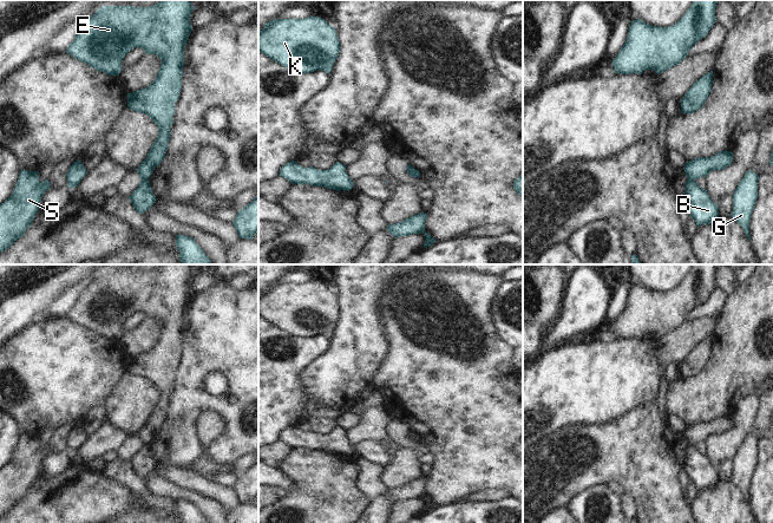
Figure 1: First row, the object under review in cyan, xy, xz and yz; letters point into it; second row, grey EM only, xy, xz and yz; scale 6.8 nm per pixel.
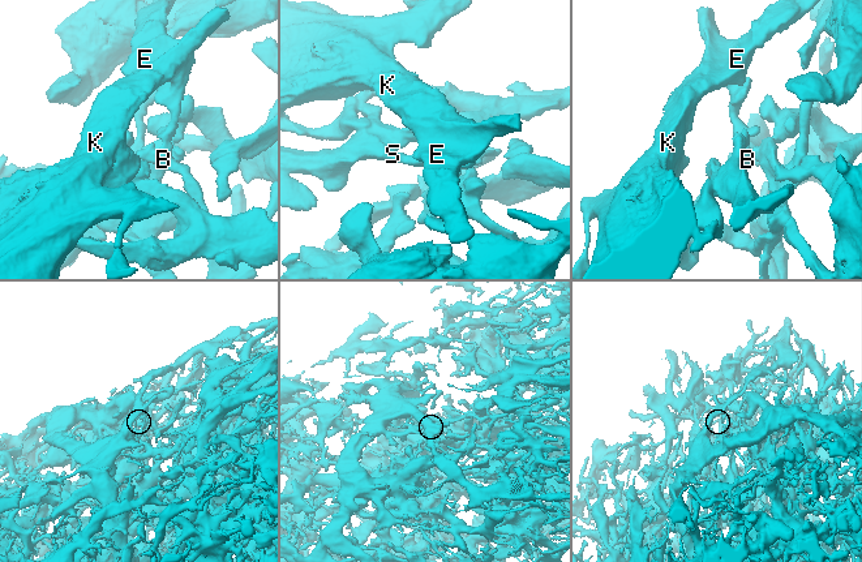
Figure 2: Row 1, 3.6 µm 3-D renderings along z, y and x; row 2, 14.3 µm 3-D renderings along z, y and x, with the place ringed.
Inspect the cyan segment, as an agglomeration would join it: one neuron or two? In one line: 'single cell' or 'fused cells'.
fused cells

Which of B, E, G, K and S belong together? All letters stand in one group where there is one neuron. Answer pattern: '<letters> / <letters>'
B / E G K S

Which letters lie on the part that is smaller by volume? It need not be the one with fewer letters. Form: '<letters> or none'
B.

